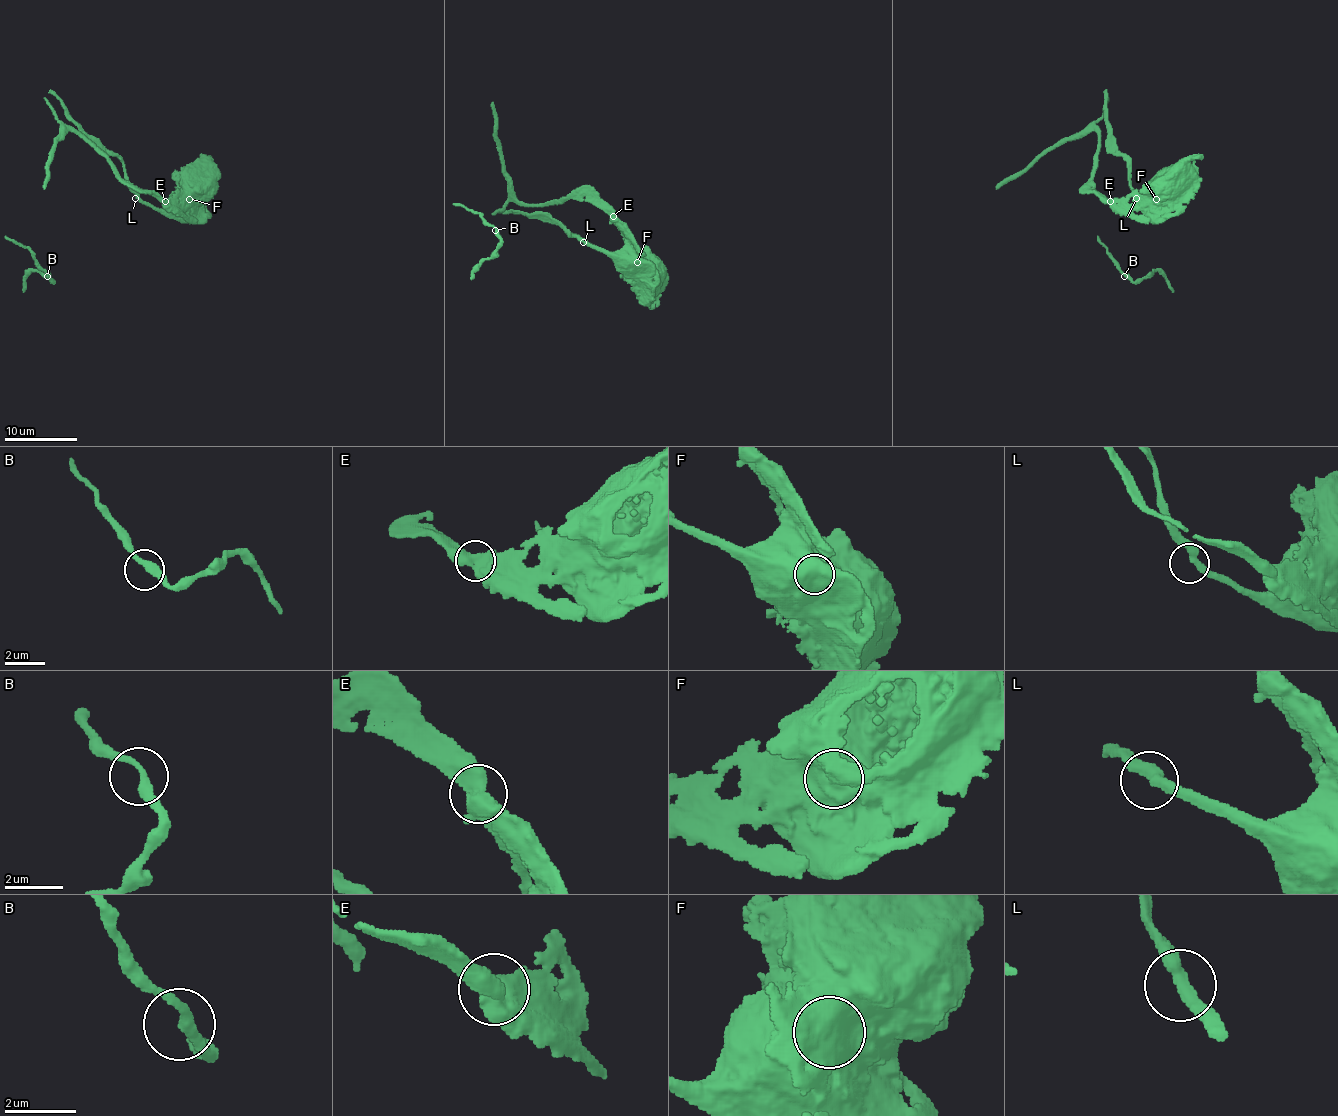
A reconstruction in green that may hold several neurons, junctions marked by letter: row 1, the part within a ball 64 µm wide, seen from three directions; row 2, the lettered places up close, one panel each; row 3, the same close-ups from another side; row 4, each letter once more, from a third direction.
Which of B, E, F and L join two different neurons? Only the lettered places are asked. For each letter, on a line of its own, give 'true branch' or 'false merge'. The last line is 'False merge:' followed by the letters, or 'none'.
B: true branch
E: true branch
F: false merge
L: true branch
False merge: F

